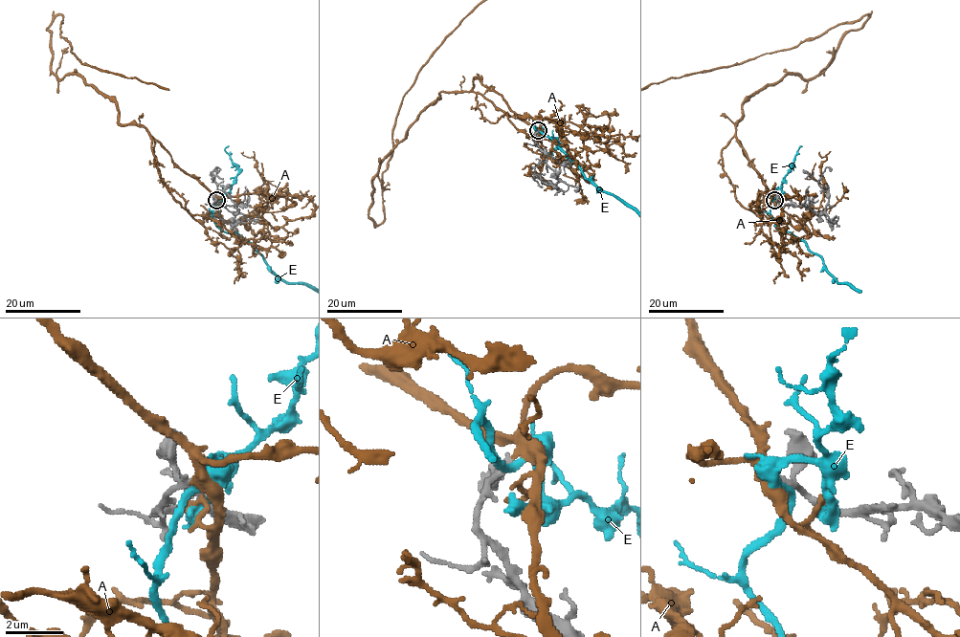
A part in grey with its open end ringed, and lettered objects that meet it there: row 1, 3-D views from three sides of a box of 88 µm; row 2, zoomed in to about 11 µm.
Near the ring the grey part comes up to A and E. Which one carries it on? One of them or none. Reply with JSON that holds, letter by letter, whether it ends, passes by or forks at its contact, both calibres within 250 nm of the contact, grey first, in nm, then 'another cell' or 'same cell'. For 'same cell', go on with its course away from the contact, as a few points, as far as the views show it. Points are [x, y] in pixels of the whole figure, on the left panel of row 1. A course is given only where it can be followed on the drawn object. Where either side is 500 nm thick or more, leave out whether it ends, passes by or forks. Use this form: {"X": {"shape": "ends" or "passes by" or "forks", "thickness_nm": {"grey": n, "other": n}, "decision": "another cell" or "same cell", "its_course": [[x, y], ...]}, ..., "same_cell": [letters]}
{"A": {"shape": "passes by", "thickness_nm": {"grey": 170, "other": 360}, "decision": "same cell"}, "E": {"shape": "passes by", "thickness_nm": {"grey": 200, "other": 240}, "decision": "another cell"}, "same_cell": ["A"]}

